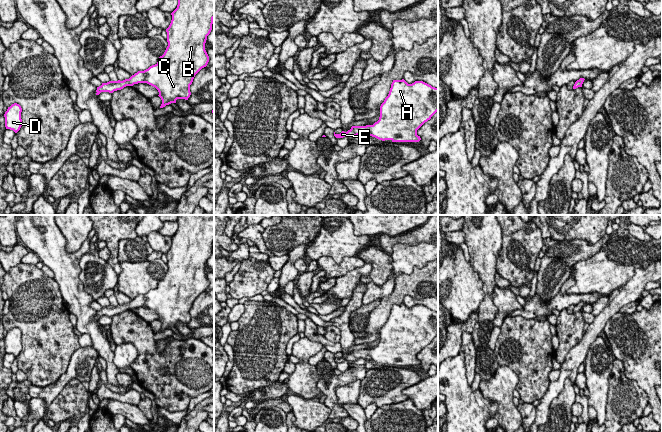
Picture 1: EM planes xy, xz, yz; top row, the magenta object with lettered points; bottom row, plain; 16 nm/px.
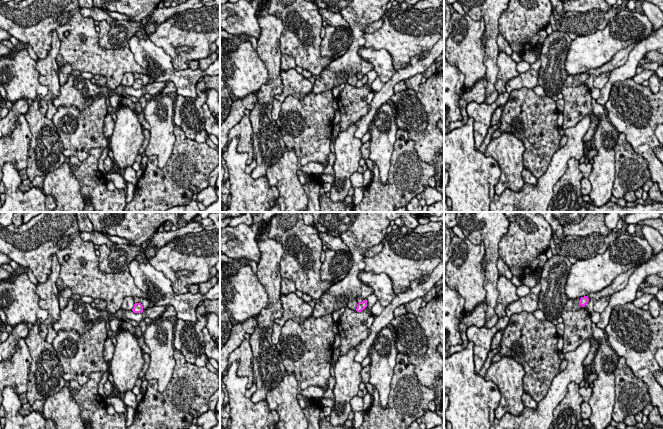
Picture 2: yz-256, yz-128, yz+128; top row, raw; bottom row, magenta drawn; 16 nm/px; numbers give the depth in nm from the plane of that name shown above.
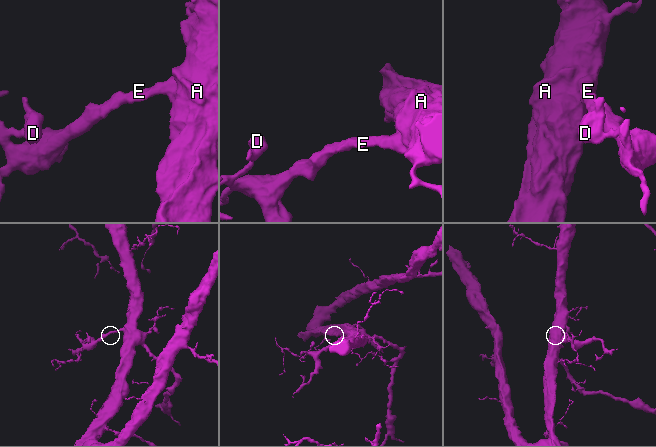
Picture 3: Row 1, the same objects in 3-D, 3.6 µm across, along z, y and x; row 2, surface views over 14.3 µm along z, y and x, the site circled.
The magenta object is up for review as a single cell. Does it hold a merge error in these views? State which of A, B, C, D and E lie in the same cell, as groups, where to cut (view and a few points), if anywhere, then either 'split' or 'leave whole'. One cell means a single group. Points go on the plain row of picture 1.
A B C D E; no cut; leave whole

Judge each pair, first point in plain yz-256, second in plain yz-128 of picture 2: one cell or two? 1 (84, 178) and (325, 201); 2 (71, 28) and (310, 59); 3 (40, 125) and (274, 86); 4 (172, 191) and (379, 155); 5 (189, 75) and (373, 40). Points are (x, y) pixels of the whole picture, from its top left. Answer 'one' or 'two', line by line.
1: one
2: one
3: one
4: two
5: two

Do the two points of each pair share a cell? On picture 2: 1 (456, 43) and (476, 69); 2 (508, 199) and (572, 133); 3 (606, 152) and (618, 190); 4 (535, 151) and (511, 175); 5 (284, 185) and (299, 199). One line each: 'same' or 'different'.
1: same
2: same
3: different
4: different
5: same

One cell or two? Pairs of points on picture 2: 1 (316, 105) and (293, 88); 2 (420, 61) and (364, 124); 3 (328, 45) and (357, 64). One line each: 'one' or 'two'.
1: two
2: one
3: two

